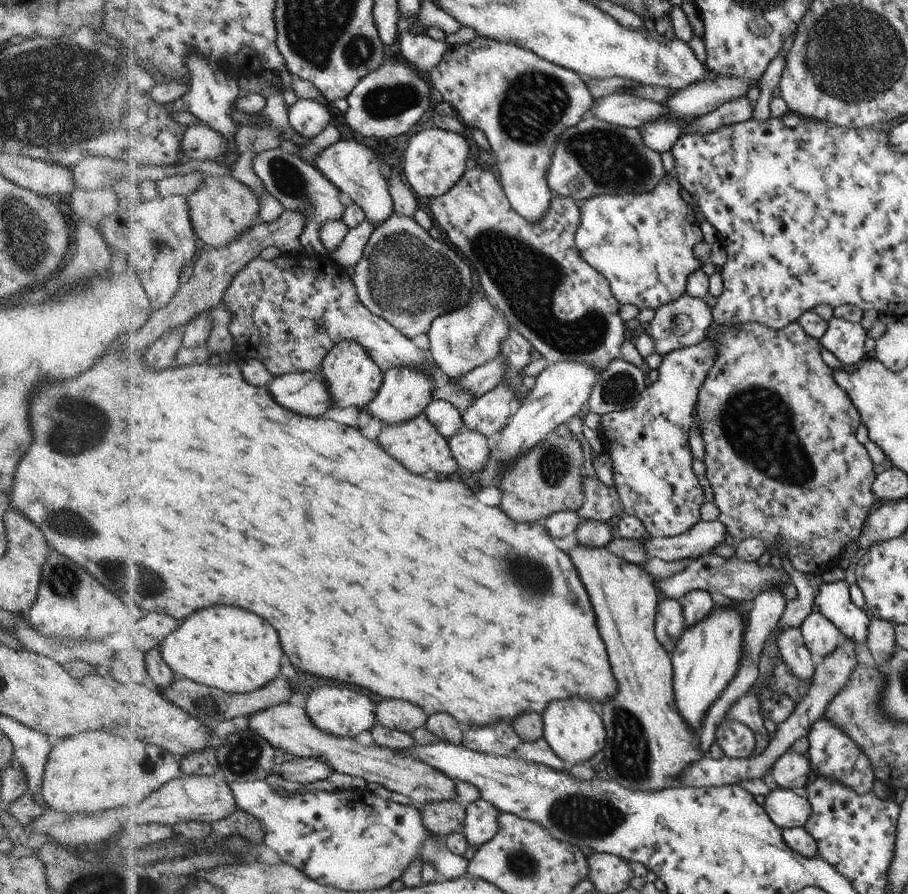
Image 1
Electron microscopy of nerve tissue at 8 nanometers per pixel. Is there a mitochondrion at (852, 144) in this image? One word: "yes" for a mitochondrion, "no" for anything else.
no

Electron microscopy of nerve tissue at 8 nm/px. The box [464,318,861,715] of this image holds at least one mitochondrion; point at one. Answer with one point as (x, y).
(757, 422)

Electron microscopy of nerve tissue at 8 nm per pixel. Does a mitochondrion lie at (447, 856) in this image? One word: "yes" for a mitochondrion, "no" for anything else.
no

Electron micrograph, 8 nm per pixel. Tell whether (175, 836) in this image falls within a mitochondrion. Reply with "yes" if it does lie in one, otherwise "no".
no

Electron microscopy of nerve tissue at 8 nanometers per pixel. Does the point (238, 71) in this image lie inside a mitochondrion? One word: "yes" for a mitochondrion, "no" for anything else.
no

